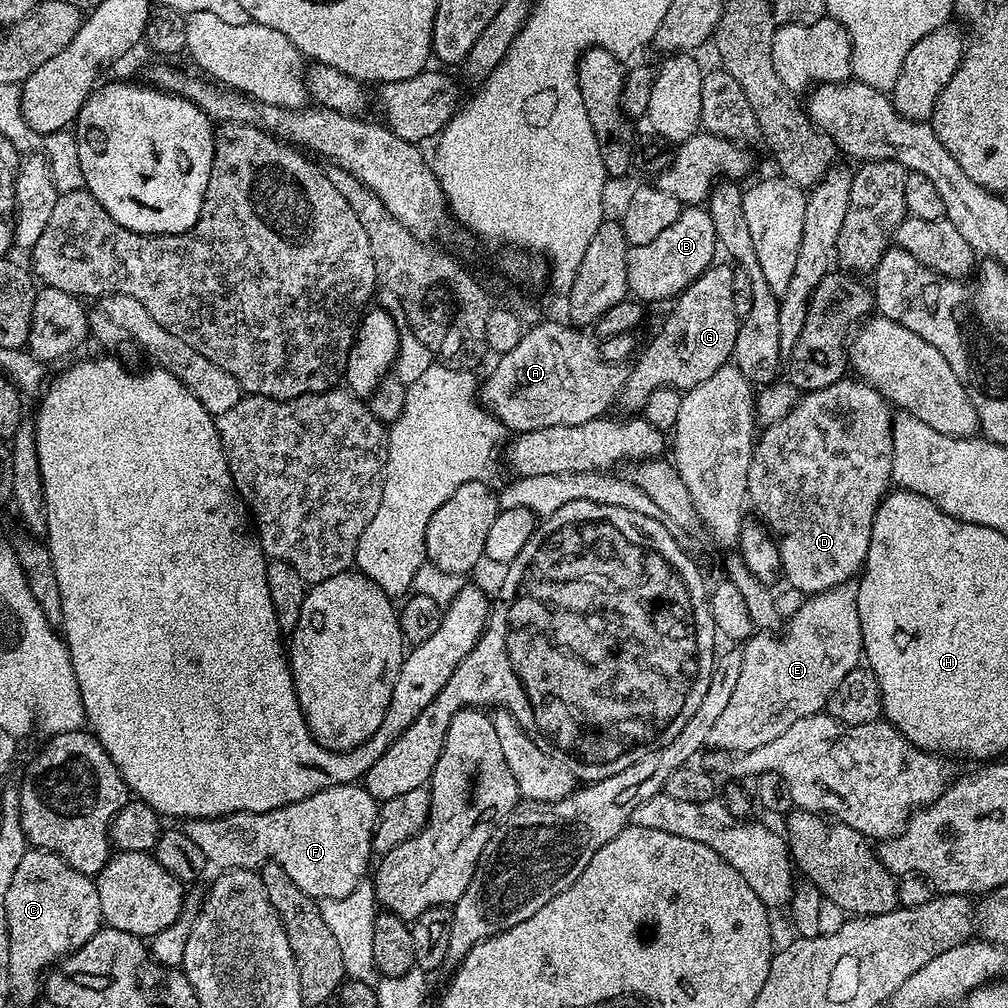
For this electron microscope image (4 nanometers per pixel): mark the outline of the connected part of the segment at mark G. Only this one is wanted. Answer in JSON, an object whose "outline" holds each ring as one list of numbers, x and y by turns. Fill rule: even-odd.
{"outline":[[713,263,687,290,675,297,660,330,647,344,644,353,642,350,635,357,628,381,618,397,619,407,628,411,625,413,643,413,646,398,650,398,654,390,678,388,685,392,692,389,733,357,740,321,733,300,733,278,736,274,729,263,720,263]]}

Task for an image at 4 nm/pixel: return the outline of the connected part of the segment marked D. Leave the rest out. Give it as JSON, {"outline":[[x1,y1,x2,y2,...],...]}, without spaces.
{"outline":[[845,378,826,386,822,390,803,393,797,399,786,418,767,425,764,432,759,433,752,450,752,461,748,471,748,498,751,507,756,507,755,515,766,525,769,533,778,541,780,546,780,570,787,587,797,588,805,594,825,592,839,584,849,583,863,569,864,559,870,550,870,534,874,526,874,518,880,503,890,491,892,479,892,459,894,458,894,446,892,445,892,422,894,419,893,409,887,400,876,389,865,384,859,378]]}

